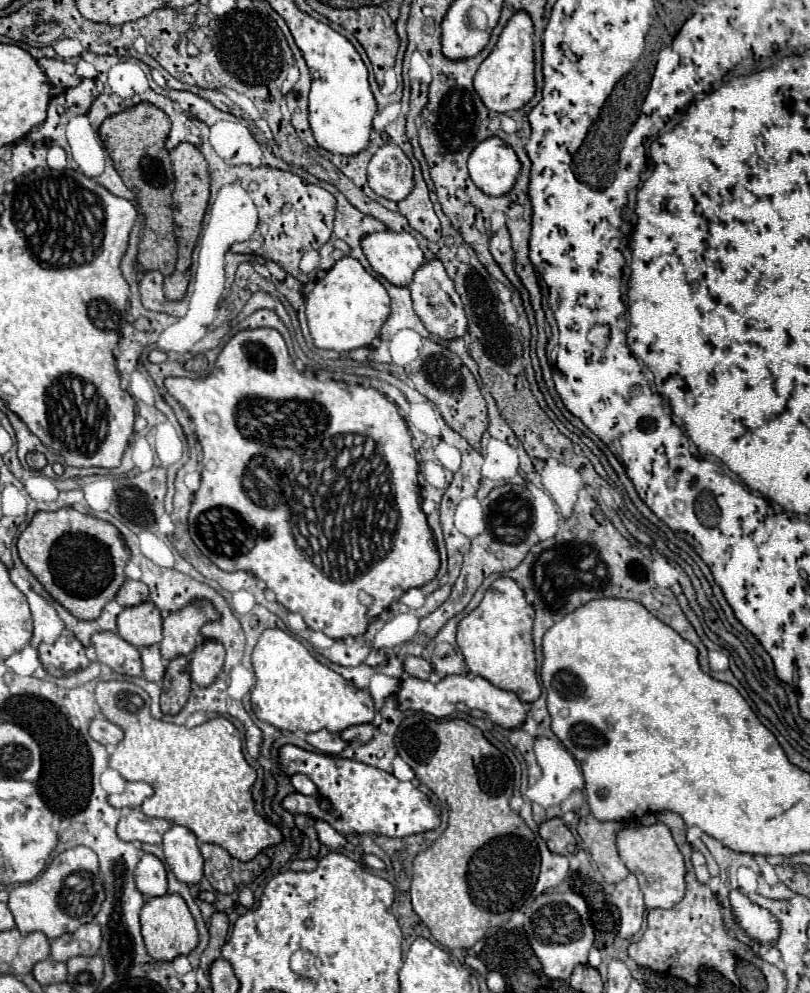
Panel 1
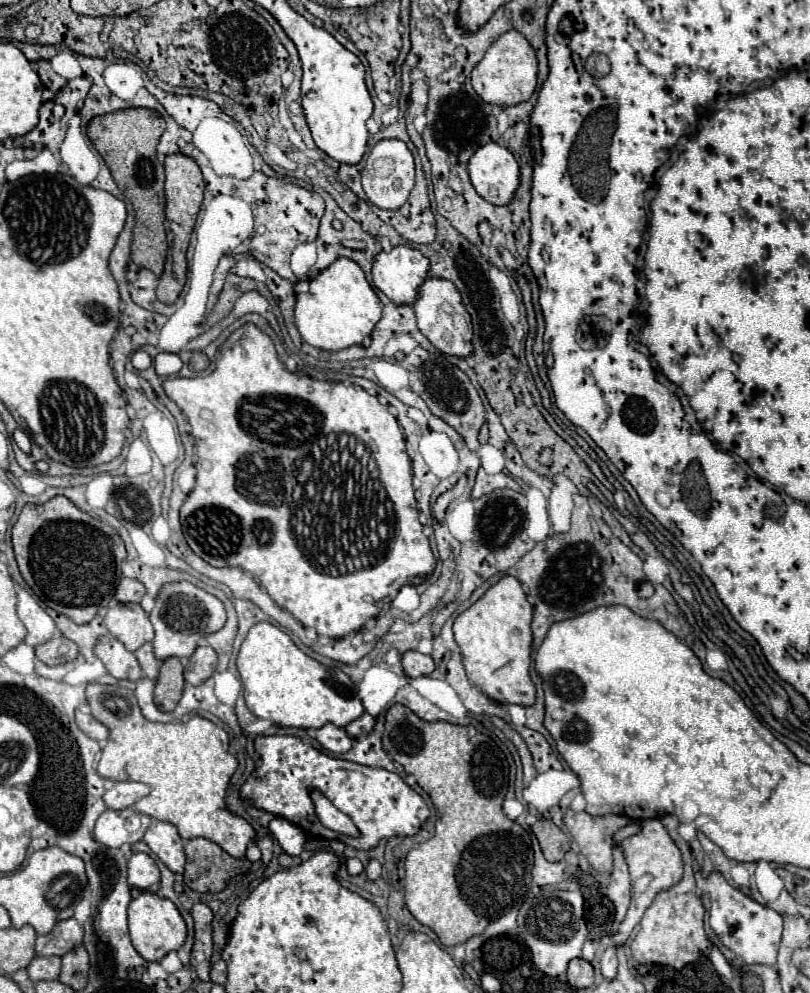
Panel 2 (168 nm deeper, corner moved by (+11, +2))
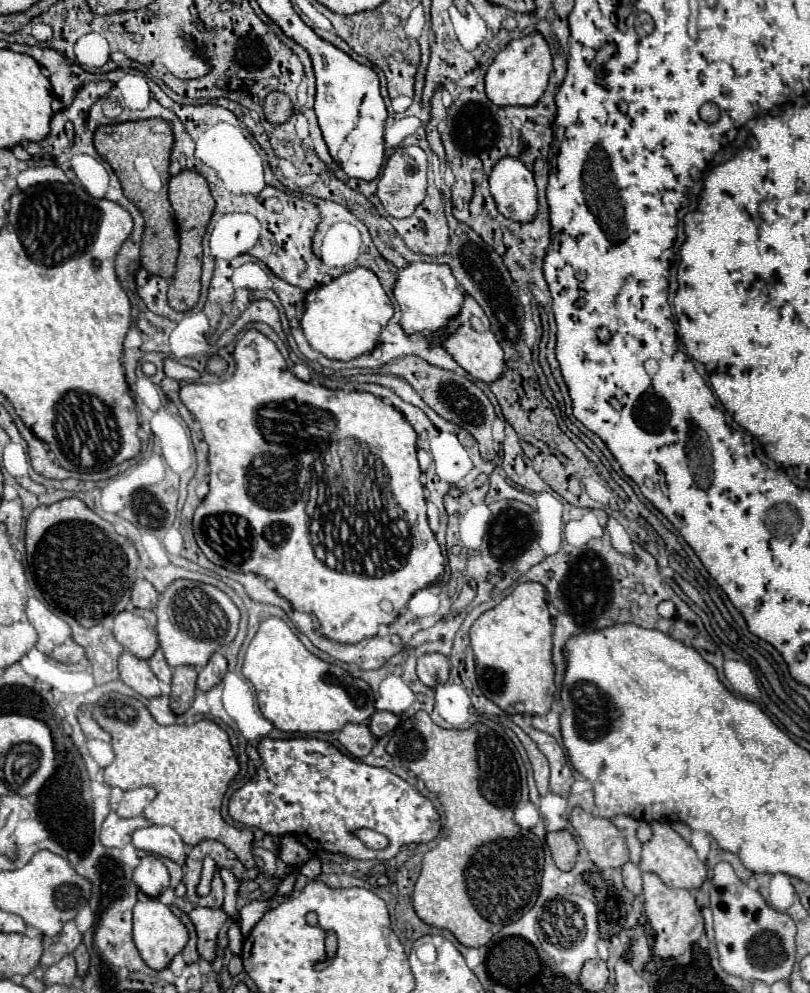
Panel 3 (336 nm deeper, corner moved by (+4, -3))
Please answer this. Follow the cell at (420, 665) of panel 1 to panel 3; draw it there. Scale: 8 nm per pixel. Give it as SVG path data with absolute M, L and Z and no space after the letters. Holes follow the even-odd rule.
M440 653L422 655L416 665L418 679L428 687L436 687L438 683L444 683L448 679L448 669L450 669L448 659Z

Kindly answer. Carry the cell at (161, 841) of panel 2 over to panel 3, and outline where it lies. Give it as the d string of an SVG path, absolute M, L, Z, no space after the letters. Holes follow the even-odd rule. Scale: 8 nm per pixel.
M150 825L150 827L142 829L142 831L134 831L132 845L136 849L168 857L178 865L184 865L184 861L186 861L188 847L172 827Z

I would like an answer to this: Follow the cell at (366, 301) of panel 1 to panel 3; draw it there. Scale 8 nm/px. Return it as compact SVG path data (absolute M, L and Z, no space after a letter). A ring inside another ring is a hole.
M354 267L352 271L342 273L316 291L314 301L306 305L300 325L314 351L330 359L348 361L374 349L380 331L393 315L392 303L384 293L378 277L370 269Z

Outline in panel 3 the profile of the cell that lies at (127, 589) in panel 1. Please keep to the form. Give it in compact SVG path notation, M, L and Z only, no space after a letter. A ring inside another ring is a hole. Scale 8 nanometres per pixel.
M142 579L134 581L134 587L132 587L132 605L134 607L138 607L138 609L154 609L156 599L158 599L158 593L152 587L152 583L142 581Z

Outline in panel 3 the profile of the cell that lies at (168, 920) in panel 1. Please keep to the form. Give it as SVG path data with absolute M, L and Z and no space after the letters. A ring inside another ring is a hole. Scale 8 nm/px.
M158 899L138 901L134 907L134 943L144 959L144 963L152 969L164 969L174 959L174 955L182 953L188 943L186 925L172 913L170 907L162 905Z

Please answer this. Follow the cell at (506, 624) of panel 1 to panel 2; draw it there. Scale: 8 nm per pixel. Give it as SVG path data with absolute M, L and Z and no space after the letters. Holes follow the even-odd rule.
M503 576L479 598L469 610L457 616L453 624L455 642L461 648L467 678L489 698L499 704L535 704L535 684L531 682L531 634L533 606L527 602L523 586L517 578Z

